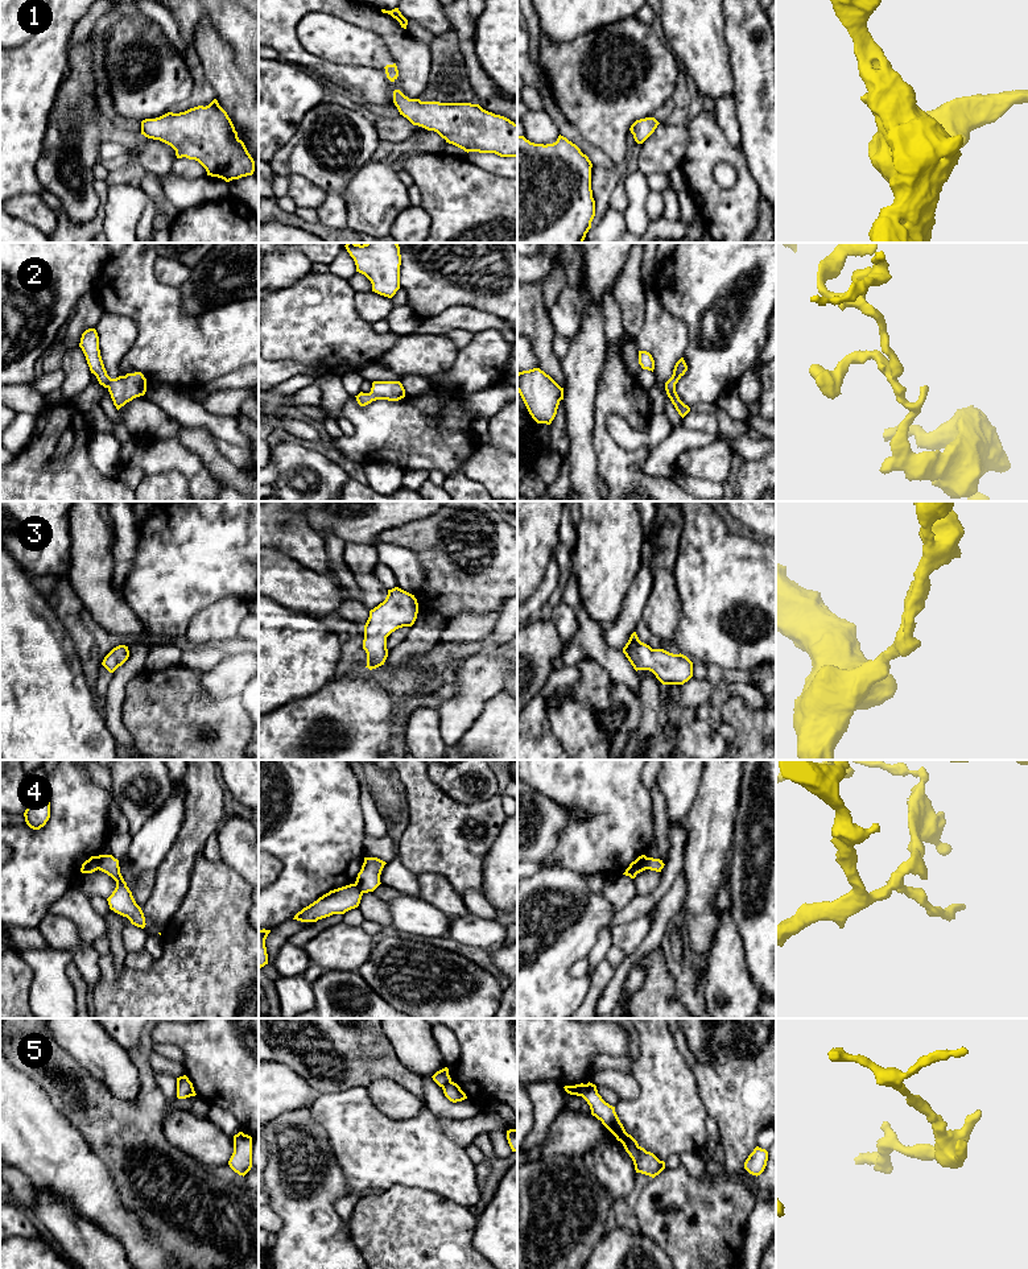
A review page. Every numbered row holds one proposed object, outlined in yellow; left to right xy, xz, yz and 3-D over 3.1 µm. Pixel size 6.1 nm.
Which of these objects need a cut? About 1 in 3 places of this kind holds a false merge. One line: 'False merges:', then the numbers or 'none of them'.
False merges: 4, 5

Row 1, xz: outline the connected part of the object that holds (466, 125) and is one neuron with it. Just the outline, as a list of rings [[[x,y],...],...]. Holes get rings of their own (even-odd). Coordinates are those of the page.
[[[393,91],[400,115],[413,125],[437,132],[465,152],[517,157],[517,124],[471,103],[439,103],[409,99]]]

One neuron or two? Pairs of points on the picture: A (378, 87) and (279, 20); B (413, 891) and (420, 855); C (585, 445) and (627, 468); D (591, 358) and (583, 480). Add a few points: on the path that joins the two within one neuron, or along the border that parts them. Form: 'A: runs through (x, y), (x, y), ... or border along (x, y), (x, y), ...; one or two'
A: runs through (350, 78), (322, 69), (304, 58), (293, 48); one
B: border along (396, 858), (416, 875); two
C: border along (594, 418), (593, 449), (597, 457), (598, 476); two
D: runs through (581, 388), (581, 450); one

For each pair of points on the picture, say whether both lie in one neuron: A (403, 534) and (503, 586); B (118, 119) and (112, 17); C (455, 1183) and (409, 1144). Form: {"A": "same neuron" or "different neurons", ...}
{"A": "same neuron", "B": "same neuron", "C": "same neuron"}

